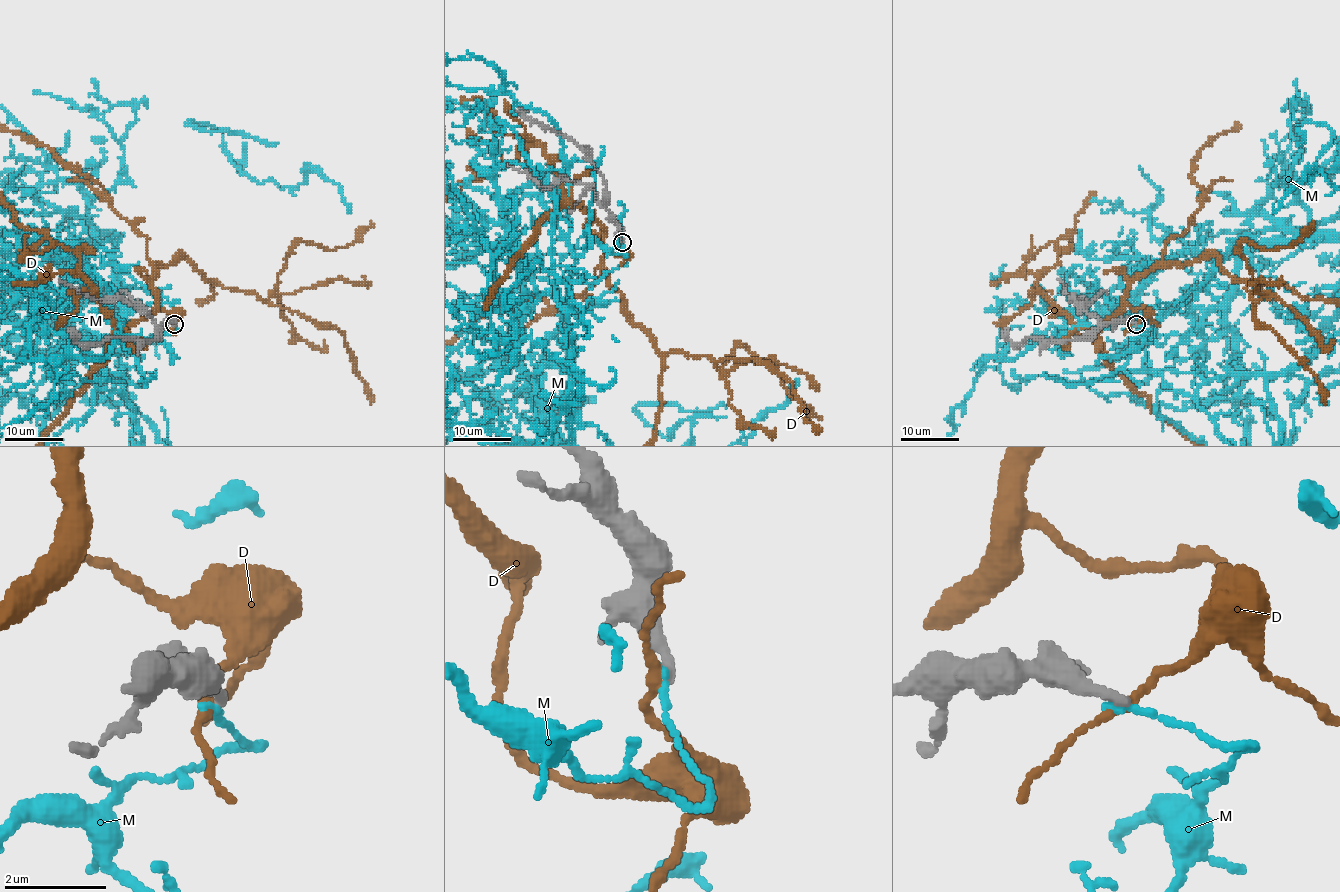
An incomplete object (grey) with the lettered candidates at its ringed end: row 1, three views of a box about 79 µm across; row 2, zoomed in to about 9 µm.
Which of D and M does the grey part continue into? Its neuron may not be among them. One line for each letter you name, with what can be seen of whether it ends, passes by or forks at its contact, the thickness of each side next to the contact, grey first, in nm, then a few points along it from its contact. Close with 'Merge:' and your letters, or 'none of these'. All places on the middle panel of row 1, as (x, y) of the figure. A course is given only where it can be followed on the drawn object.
Merge: none of these

